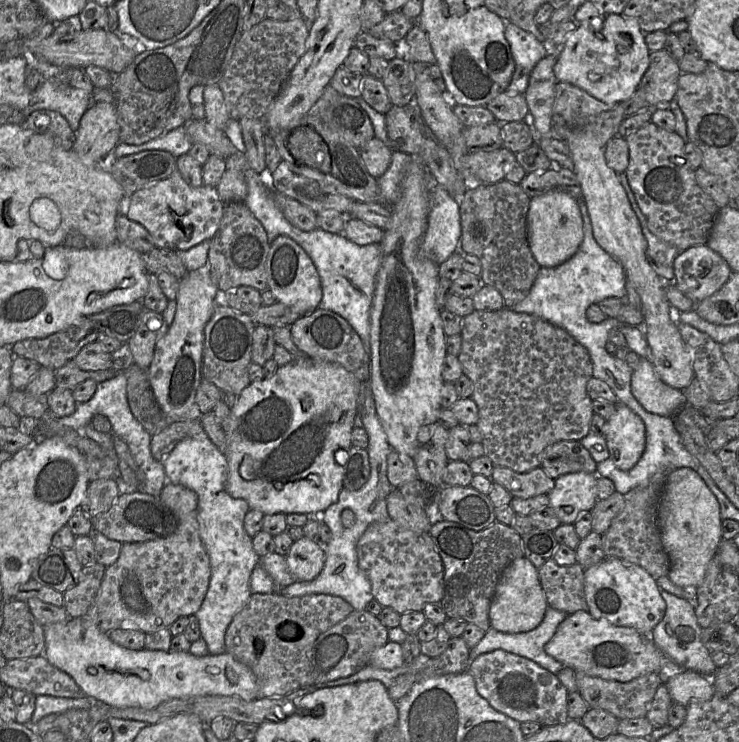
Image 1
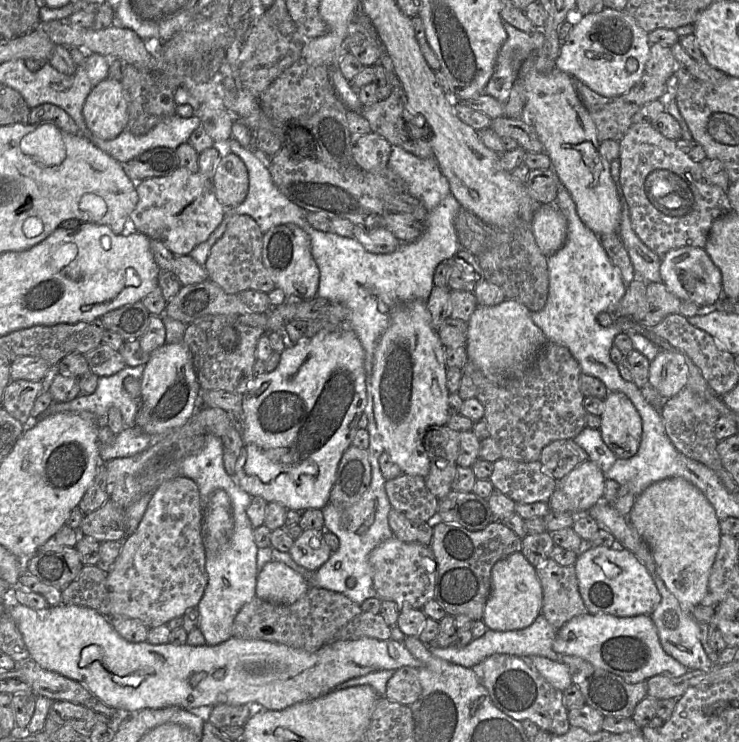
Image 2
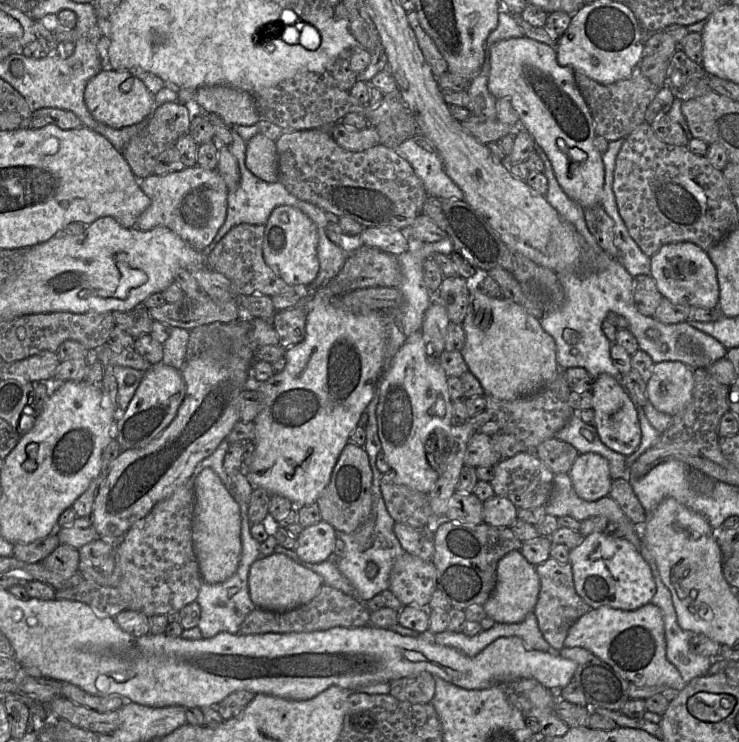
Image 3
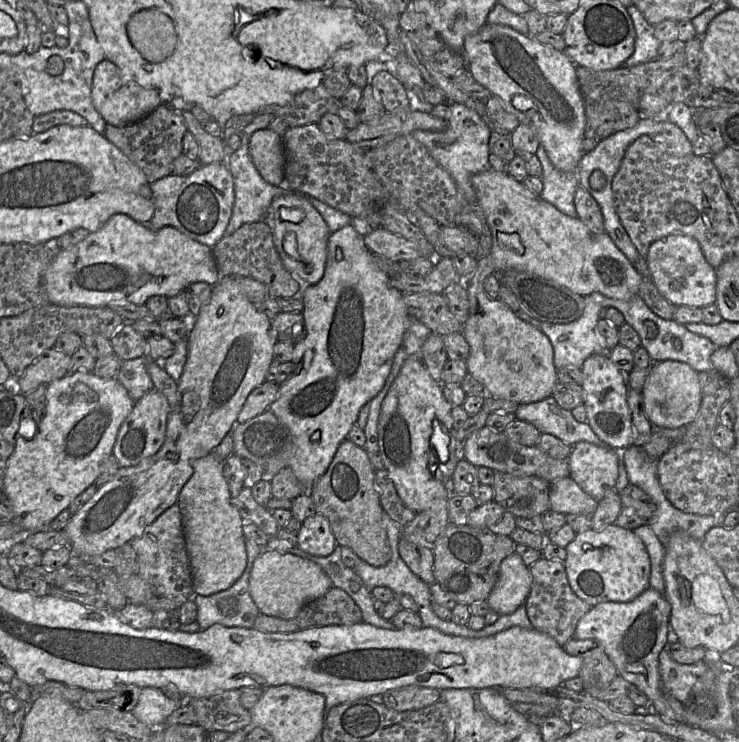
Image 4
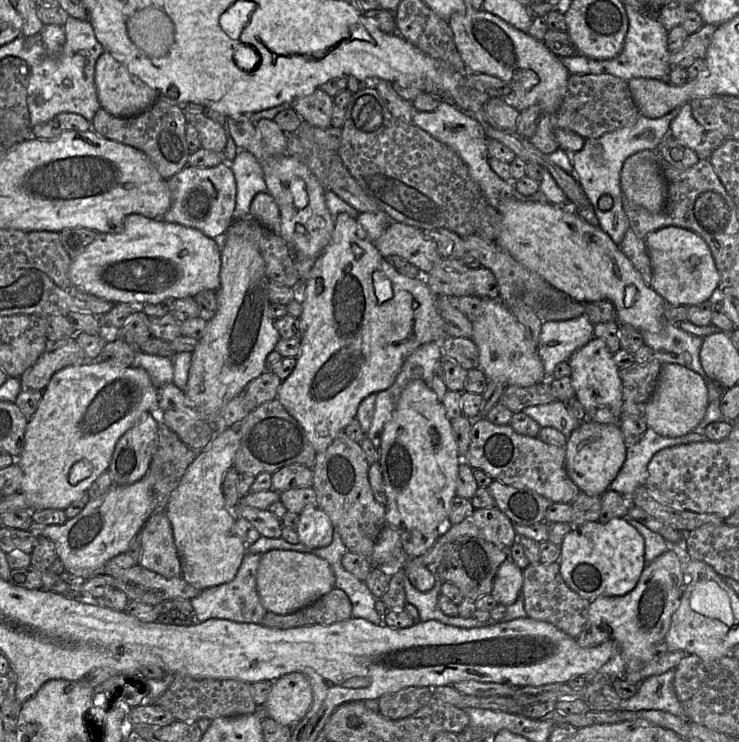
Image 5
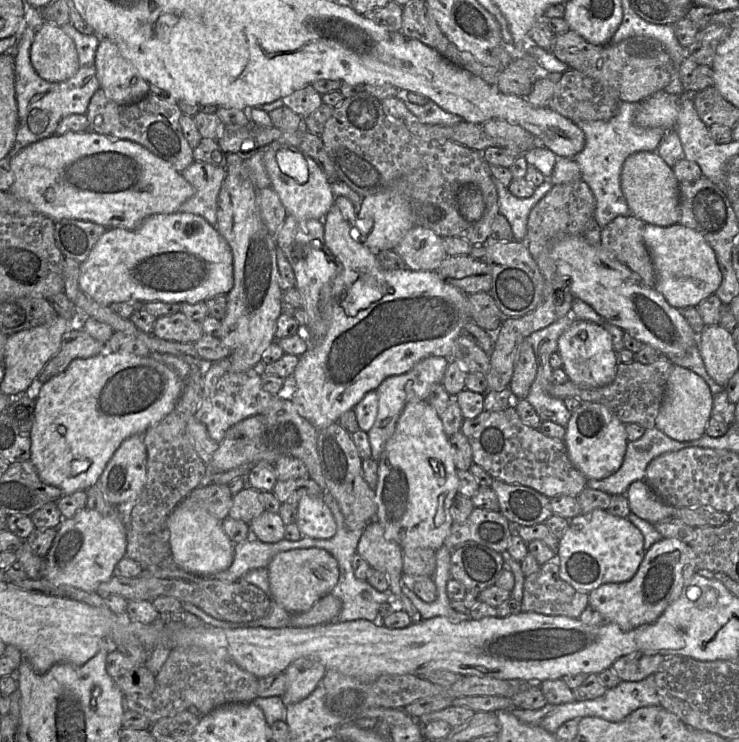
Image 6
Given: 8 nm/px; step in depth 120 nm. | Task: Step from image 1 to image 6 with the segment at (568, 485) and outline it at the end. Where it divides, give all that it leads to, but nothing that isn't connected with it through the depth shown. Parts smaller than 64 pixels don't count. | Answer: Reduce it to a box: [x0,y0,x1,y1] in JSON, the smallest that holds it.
[564,401,627,480]

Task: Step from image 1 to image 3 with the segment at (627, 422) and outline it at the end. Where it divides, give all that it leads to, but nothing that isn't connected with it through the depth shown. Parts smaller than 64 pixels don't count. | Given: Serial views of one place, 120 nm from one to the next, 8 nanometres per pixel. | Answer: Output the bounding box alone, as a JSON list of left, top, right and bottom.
[591,373,641,456]

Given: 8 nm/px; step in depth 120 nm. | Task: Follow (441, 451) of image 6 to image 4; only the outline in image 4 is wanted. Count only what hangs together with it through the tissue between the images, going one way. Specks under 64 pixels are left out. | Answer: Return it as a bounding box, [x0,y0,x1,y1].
[378,356,463,513]

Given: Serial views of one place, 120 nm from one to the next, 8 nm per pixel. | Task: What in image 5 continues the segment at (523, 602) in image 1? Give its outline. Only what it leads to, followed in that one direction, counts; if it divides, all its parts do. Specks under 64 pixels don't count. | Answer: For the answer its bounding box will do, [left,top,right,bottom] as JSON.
[490,556,523,606]

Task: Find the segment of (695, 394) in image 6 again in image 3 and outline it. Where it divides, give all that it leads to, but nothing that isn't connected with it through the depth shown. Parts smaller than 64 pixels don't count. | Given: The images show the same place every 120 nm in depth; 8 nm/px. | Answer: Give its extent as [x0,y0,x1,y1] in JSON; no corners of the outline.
[646,361,693,416]

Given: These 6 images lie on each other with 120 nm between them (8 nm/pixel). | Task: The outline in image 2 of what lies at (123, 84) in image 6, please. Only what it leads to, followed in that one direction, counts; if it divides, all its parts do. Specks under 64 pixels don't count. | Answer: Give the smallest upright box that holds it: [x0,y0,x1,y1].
[83,78,128,140]

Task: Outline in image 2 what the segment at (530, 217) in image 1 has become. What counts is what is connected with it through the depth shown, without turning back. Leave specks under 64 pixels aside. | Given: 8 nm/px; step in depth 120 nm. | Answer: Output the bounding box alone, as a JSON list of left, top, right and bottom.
[531,204,567,257]

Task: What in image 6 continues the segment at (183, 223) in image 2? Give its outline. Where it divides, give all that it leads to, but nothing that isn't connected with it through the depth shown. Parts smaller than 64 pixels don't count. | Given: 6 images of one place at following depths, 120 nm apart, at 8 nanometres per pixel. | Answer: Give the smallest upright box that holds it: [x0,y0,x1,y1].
[178,161,226,225]

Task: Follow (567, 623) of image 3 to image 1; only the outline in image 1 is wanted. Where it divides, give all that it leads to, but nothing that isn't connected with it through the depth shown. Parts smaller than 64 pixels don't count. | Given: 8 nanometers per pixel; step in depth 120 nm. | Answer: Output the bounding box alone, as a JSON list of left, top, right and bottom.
[538,558,588,615]

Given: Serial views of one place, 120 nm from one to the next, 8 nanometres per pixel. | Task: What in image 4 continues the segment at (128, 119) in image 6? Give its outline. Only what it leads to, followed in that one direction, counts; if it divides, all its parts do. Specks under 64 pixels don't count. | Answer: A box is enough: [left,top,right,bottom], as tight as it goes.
[104,103,187,184]

